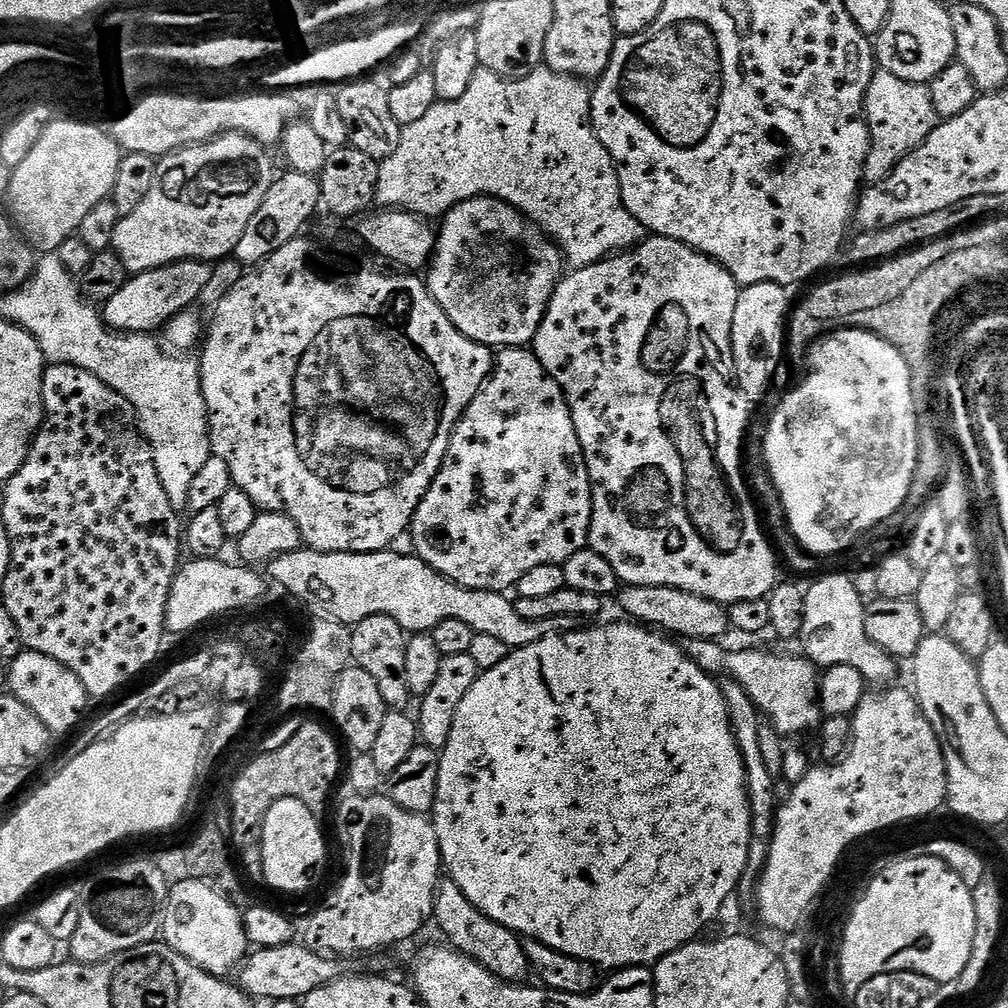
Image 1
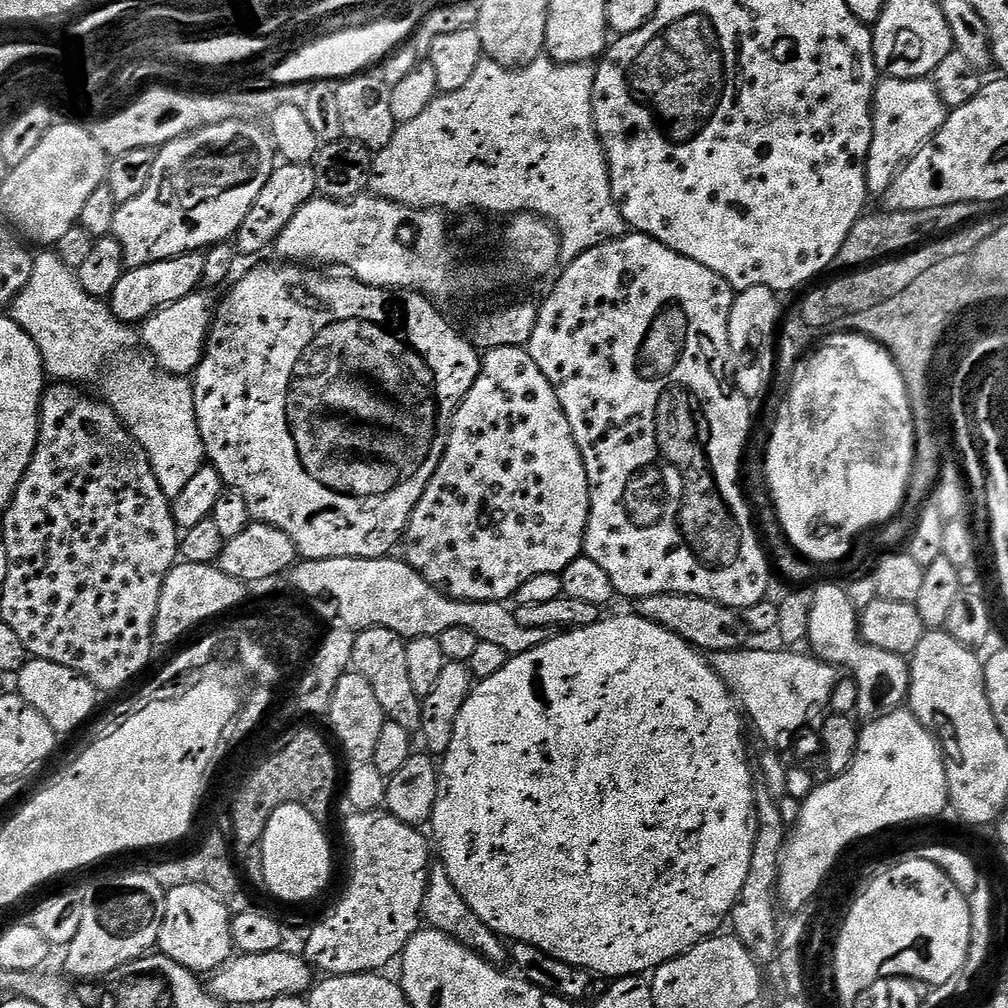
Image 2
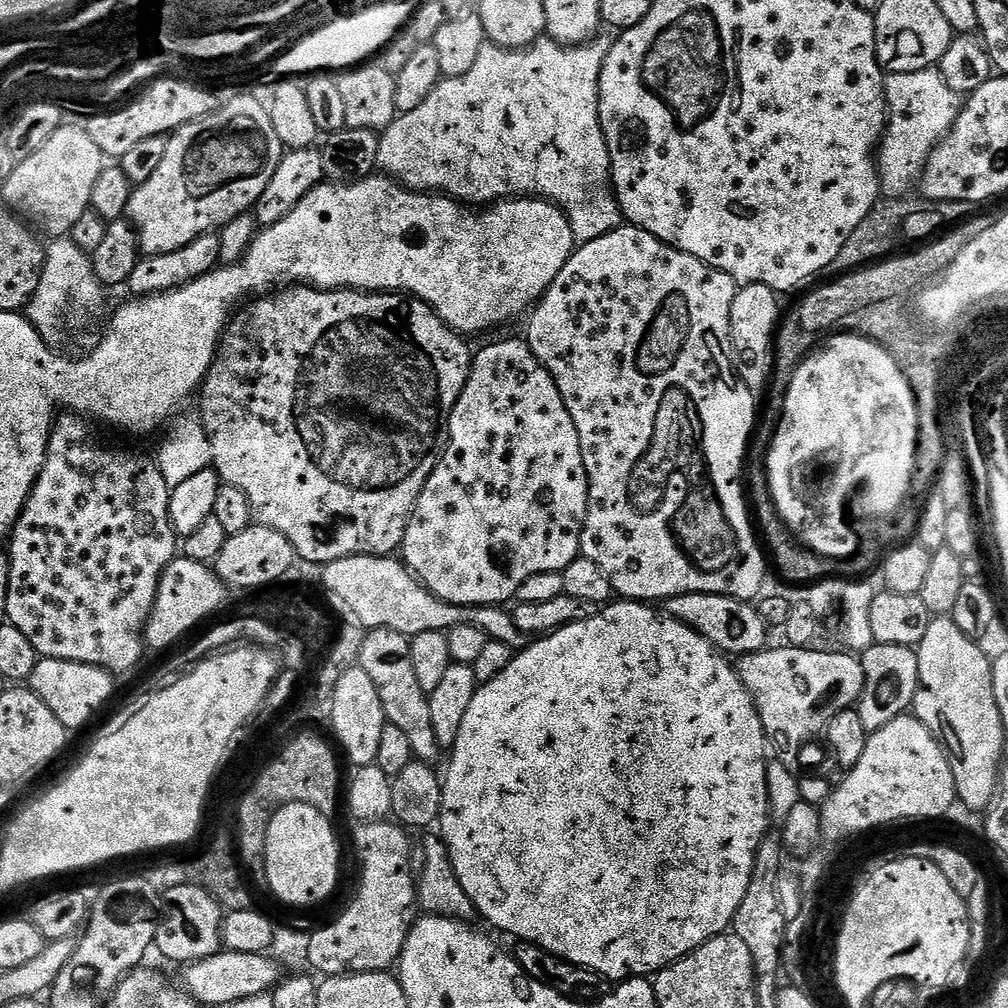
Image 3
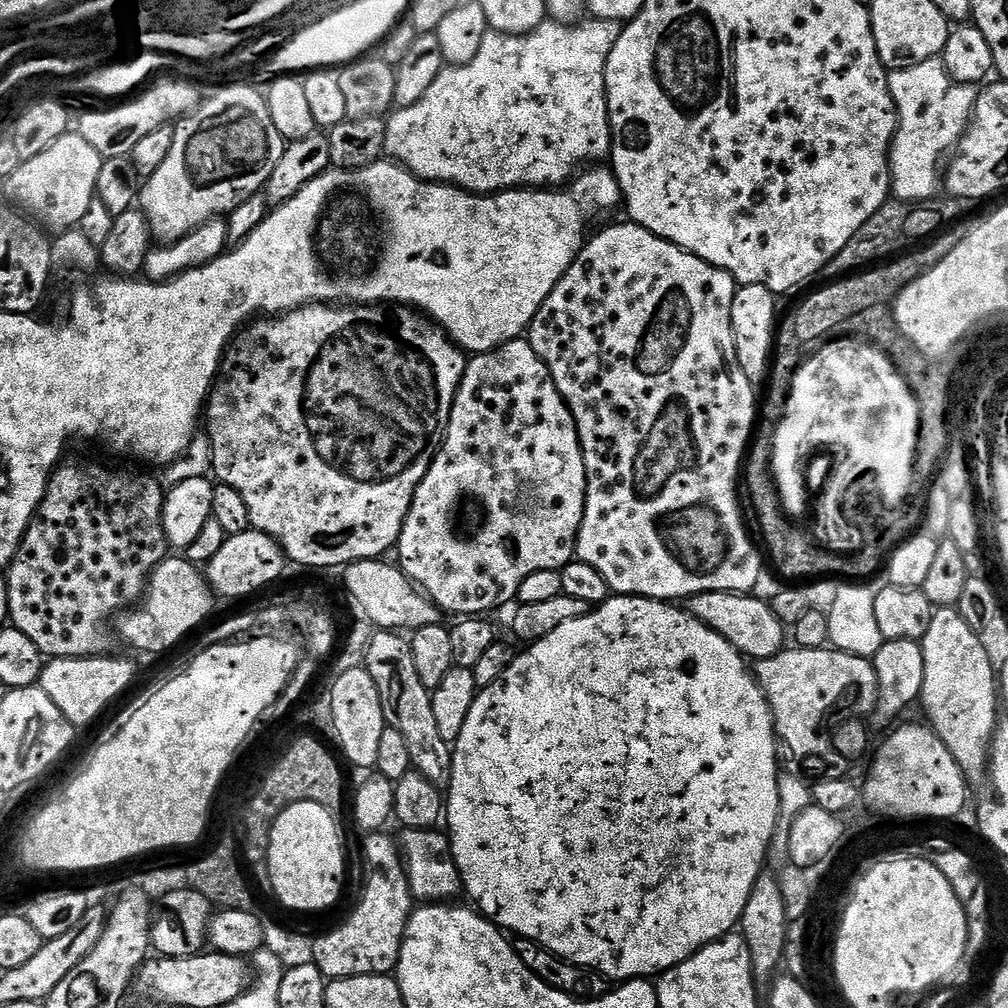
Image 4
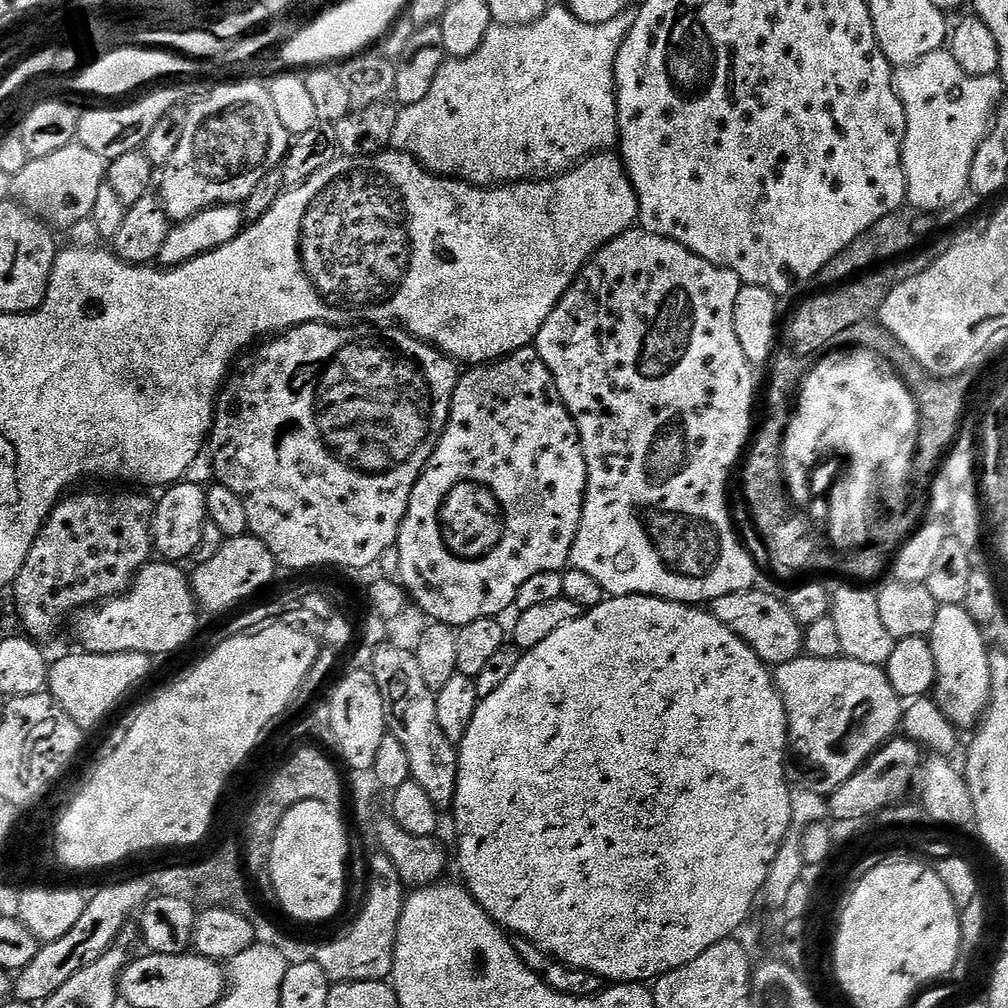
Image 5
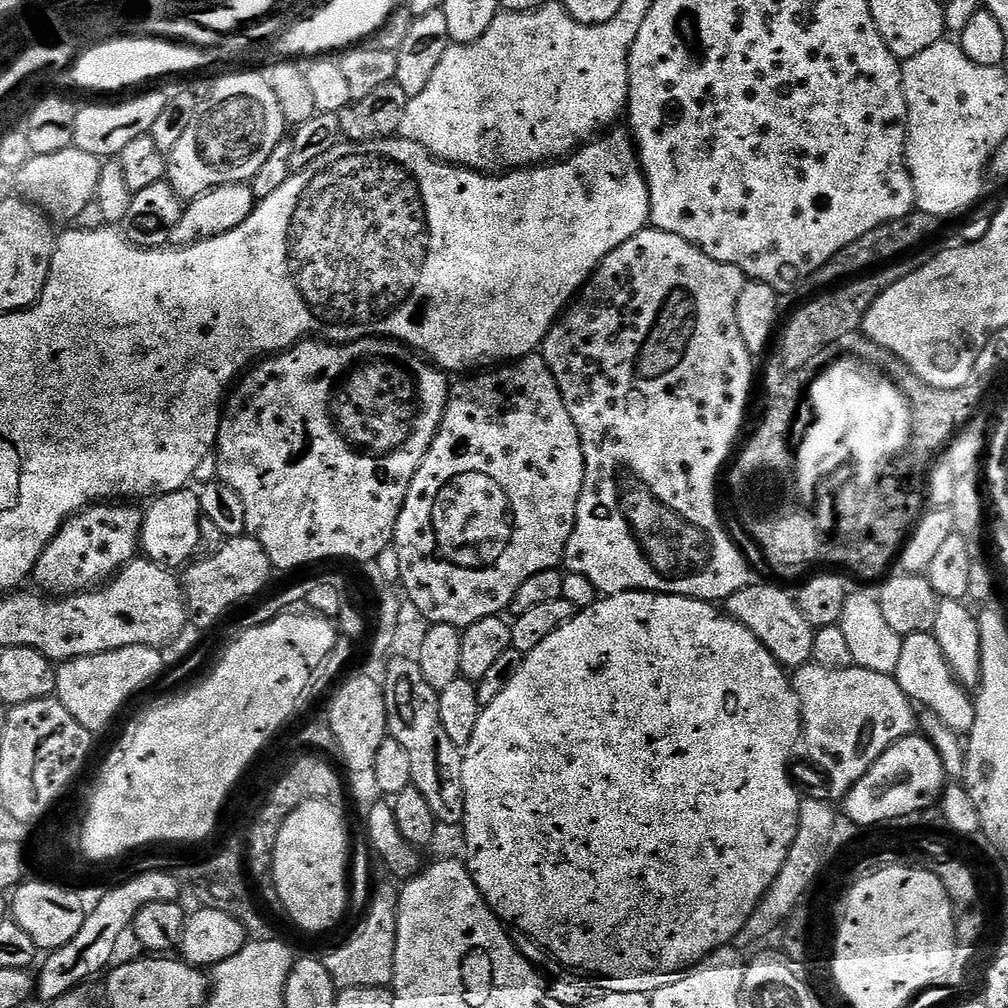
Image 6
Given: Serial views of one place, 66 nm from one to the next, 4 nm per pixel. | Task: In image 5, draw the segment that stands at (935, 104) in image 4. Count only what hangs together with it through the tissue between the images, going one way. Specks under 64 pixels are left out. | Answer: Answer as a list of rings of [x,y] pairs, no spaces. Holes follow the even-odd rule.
[[[941,50],[926,54],[917,64],[896,68],[892,77],[898,98],[906,110],[906,134],[902,146],[902,166],[906,176],[907,203],[924,214],[943,213],[969,191],[970,170],[978,146],[988,136],[994,113],[1001,103],[1005,81],[999,75],[971,76],[954,62],[951,52]]]

